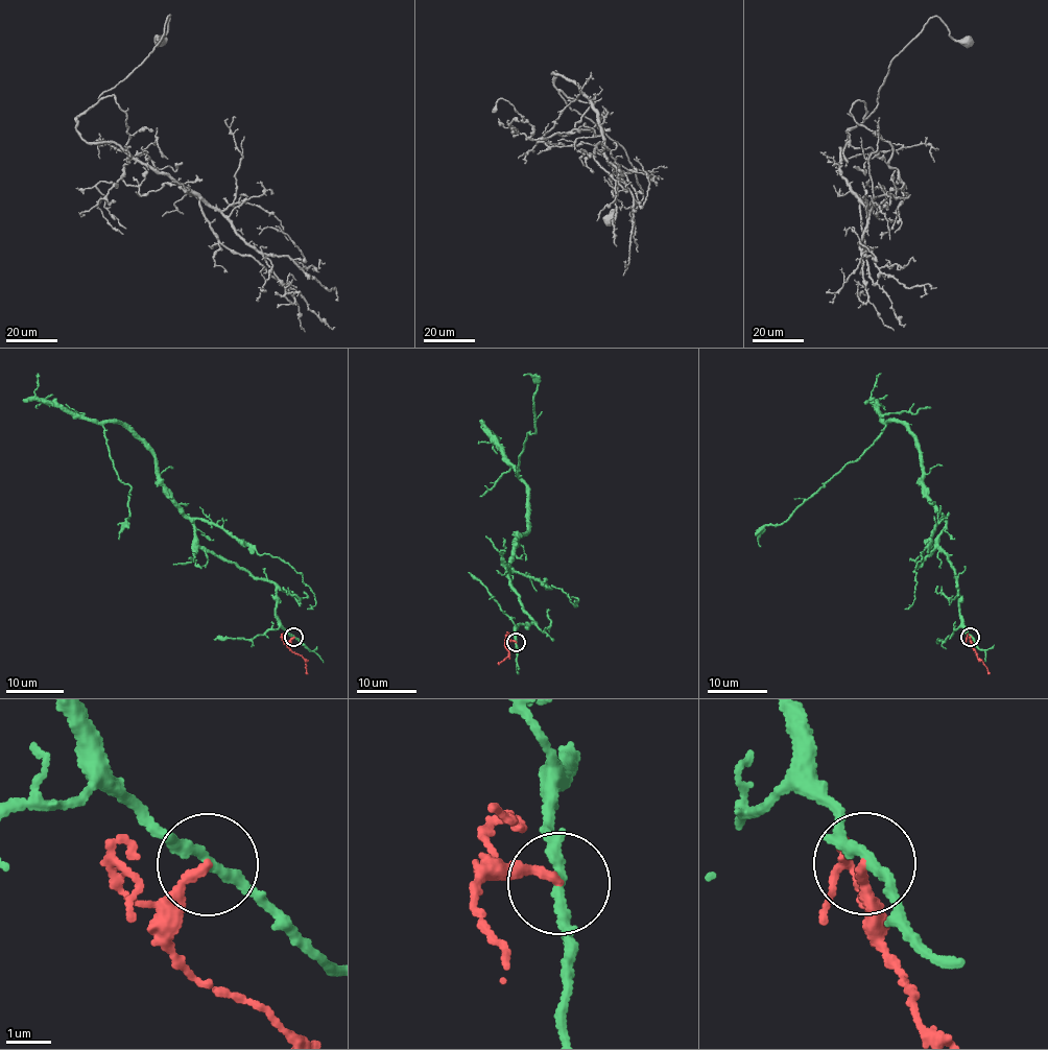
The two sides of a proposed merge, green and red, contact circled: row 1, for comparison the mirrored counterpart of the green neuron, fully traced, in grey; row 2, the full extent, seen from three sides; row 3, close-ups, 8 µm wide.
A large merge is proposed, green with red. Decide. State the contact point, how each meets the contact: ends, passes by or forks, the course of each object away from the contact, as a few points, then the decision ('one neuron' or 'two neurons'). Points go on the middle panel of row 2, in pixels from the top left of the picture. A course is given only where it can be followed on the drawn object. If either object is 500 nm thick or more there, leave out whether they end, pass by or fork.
(516, 642) | green passes by | red ends | green via (516, 642), (519, 624), (534, 624), (506, 568), (528, 533), (517, 473), (537, 383), (523, 376) | red via (515, 642), (506, 642), (509, 651), (499, 665) | two neurons

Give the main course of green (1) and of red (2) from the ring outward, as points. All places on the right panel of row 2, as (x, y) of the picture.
1: (970, 636), (937, 544), (945, 521), (901, 423), (888, 421), (861, 456), (782, 523), (765, 526), (761, 546)
2: (970, 637), (977, 657), (990, 674)

